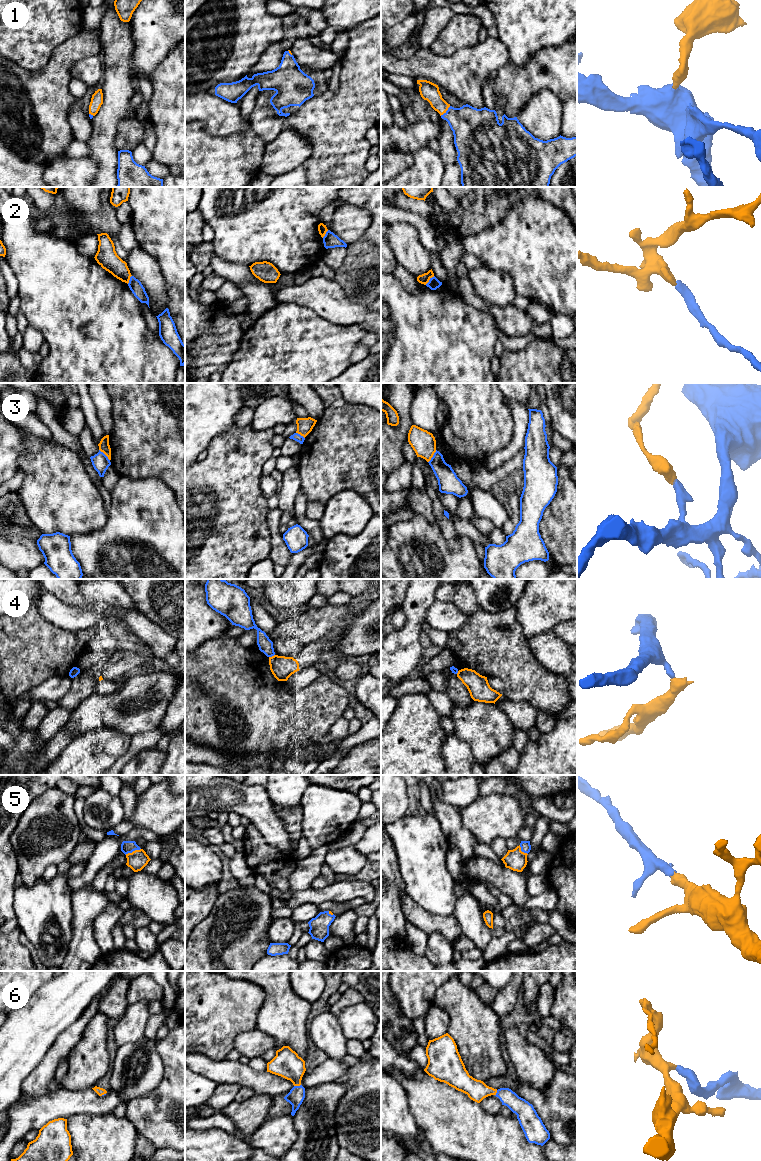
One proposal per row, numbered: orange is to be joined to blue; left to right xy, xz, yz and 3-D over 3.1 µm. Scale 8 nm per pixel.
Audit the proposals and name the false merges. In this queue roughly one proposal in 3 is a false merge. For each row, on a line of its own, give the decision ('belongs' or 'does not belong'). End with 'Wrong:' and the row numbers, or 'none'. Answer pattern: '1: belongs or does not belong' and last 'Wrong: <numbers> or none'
1: belongs
2: does not belong
3: does not belong
4: does not belong
5: belongs
6: belongs
Wrong: 2, 3, 4

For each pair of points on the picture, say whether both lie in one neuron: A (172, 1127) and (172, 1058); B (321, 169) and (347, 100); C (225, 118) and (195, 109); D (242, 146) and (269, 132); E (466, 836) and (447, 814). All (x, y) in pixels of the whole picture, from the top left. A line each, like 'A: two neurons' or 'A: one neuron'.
A: one neuron
B: one neuron
C: one neuron
D: two neurons
E: one neuron

